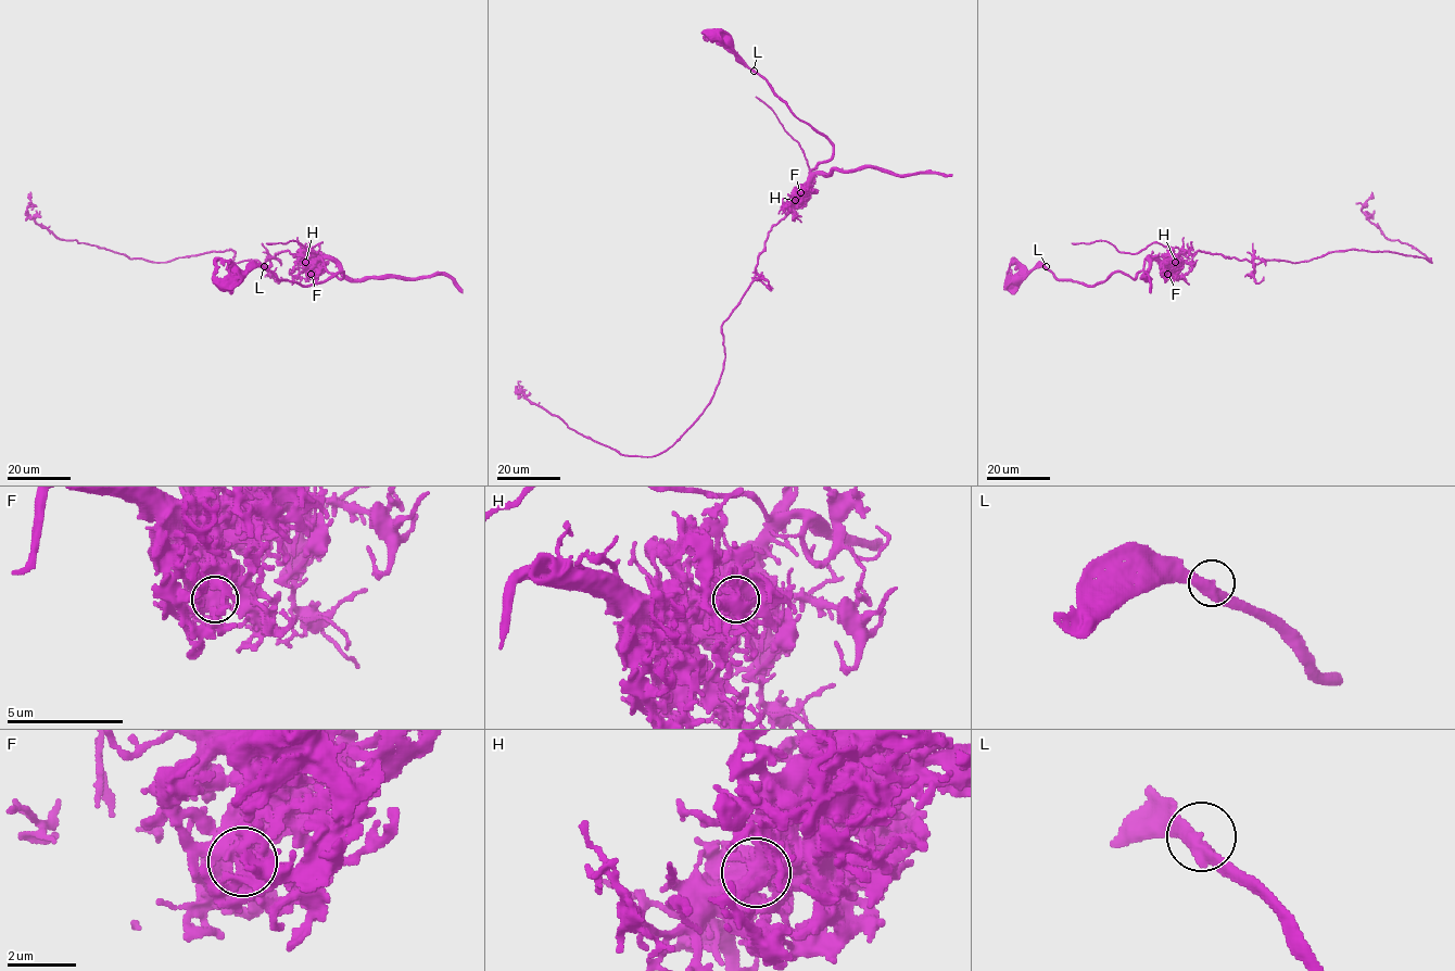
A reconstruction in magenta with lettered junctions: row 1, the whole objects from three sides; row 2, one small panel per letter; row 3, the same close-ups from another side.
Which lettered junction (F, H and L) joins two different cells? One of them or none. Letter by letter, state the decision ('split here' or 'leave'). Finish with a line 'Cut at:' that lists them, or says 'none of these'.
F: leave
H: split here
L: leave
Cut at: H

